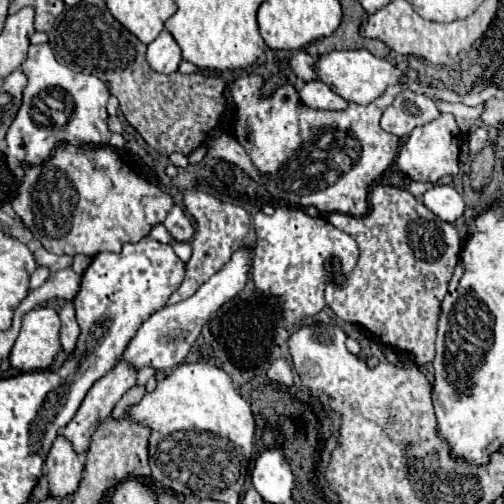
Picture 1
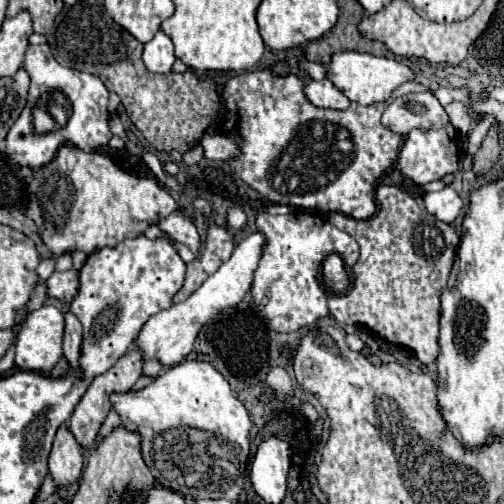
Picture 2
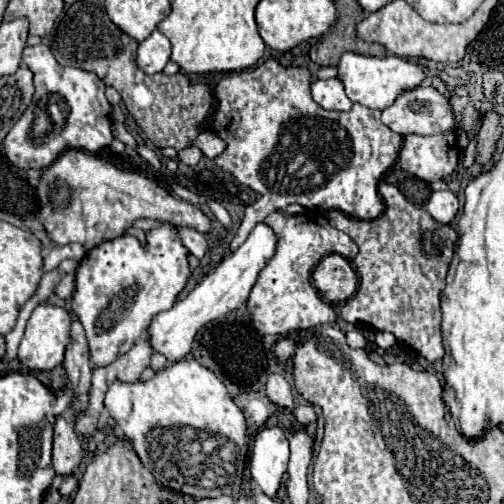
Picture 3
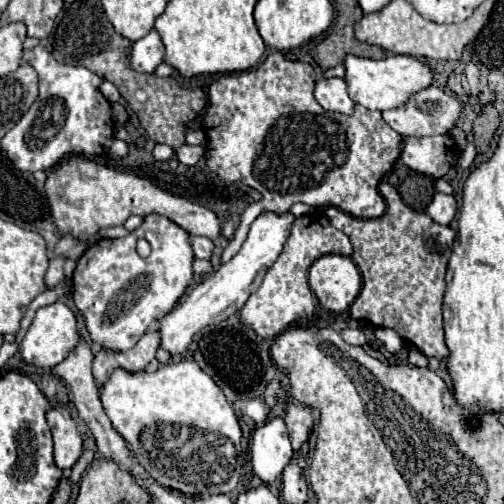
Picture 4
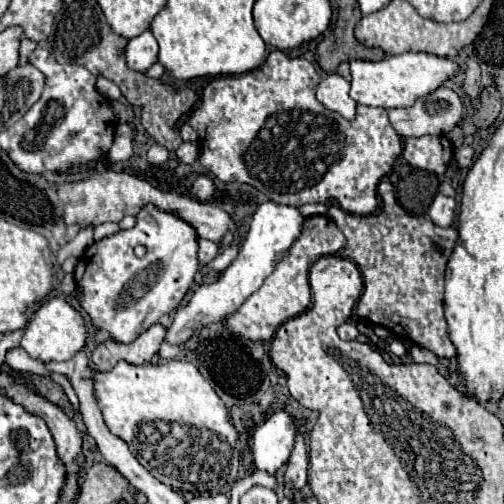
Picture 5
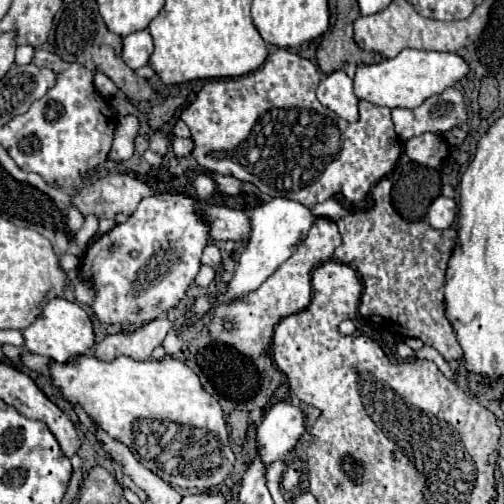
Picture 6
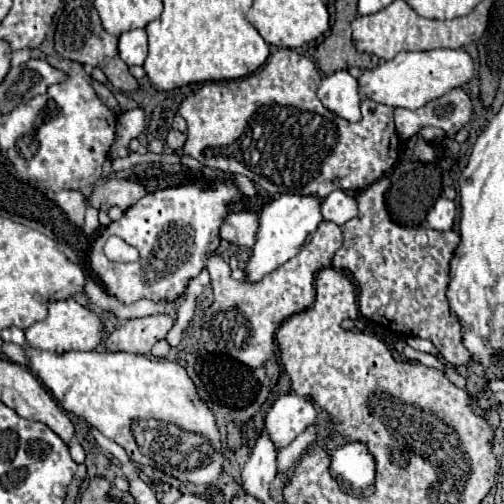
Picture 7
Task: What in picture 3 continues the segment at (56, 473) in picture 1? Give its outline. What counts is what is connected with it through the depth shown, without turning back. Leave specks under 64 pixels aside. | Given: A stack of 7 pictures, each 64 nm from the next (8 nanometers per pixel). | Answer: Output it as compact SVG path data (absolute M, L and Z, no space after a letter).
M60 416L54 424L54 450L52 450L52 466L58 476L76 474L82 462L82 444L74 430L74 424Z

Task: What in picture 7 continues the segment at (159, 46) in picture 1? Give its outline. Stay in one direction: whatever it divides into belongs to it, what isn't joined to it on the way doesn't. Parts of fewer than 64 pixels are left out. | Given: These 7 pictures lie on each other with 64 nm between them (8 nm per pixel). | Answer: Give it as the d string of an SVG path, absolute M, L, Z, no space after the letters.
M128 30L120 36L118 42L120 58L128 66L142 66L148 56L148 36L144 30Z

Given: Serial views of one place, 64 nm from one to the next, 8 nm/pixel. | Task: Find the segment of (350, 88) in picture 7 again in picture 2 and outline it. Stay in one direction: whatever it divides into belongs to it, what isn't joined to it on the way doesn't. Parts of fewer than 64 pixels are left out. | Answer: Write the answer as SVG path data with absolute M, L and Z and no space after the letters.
M320 80L320 82L308 82L304 88L306 98L318 106L318 108L334 108L334 110L346 110L350 106L350 100L332 86L330 80Z

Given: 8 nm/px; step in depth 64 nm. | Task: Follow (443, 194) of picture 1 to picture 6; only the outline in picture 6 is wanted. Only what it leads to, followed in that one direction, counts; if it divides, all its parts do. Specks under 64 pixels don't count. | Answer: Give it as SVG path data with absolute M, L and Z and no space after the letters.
M438 196L432 206L428 208L428 222L434 226L434 228L450 228L452 222L456 218L456 202L452 198L446 198L446 196Z

